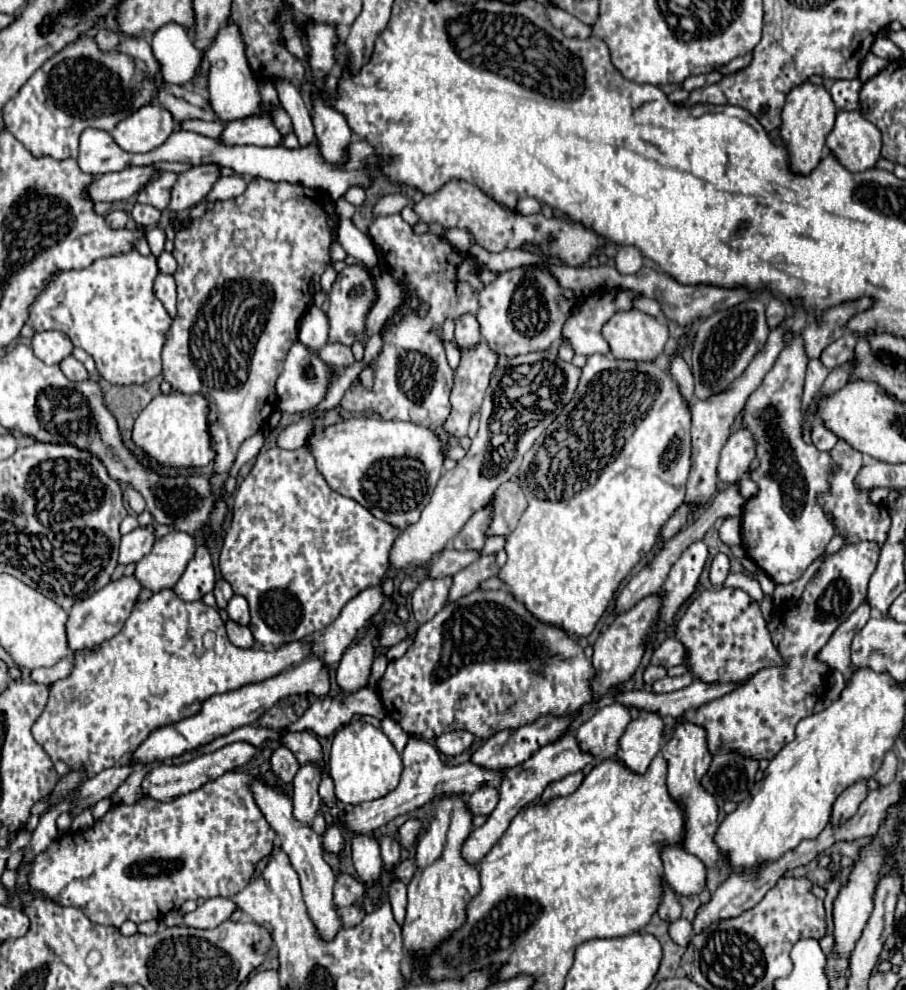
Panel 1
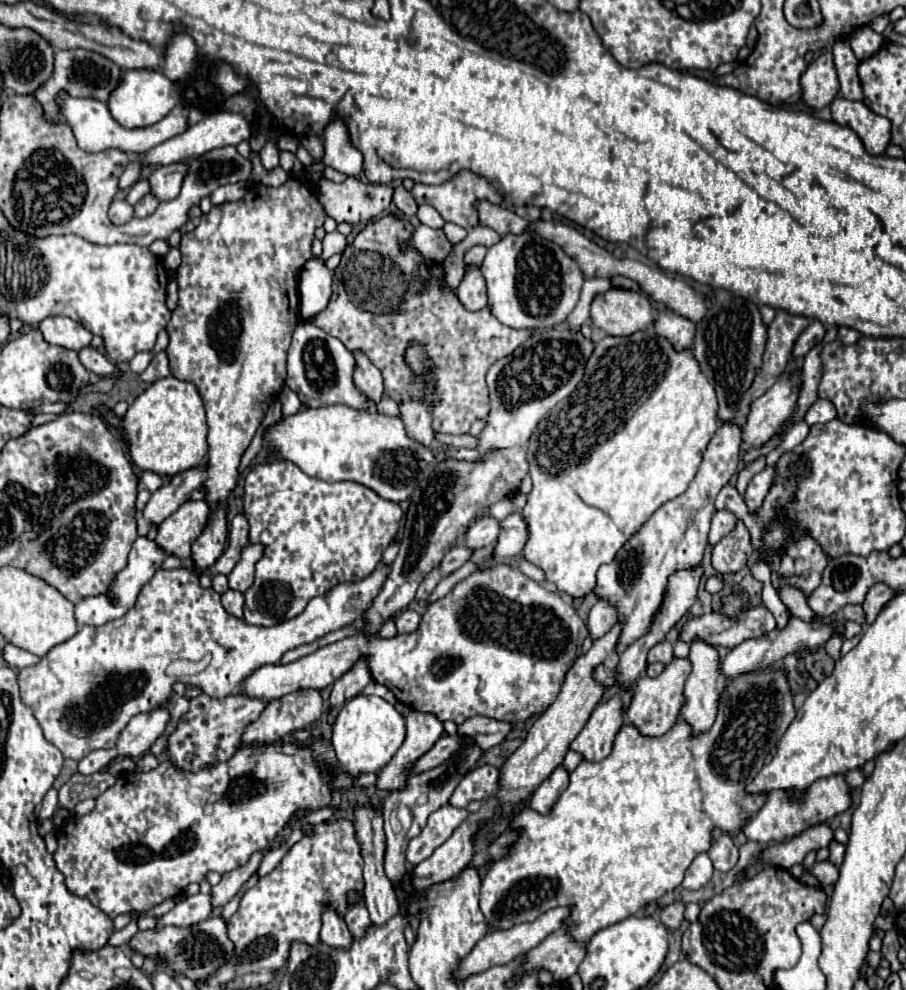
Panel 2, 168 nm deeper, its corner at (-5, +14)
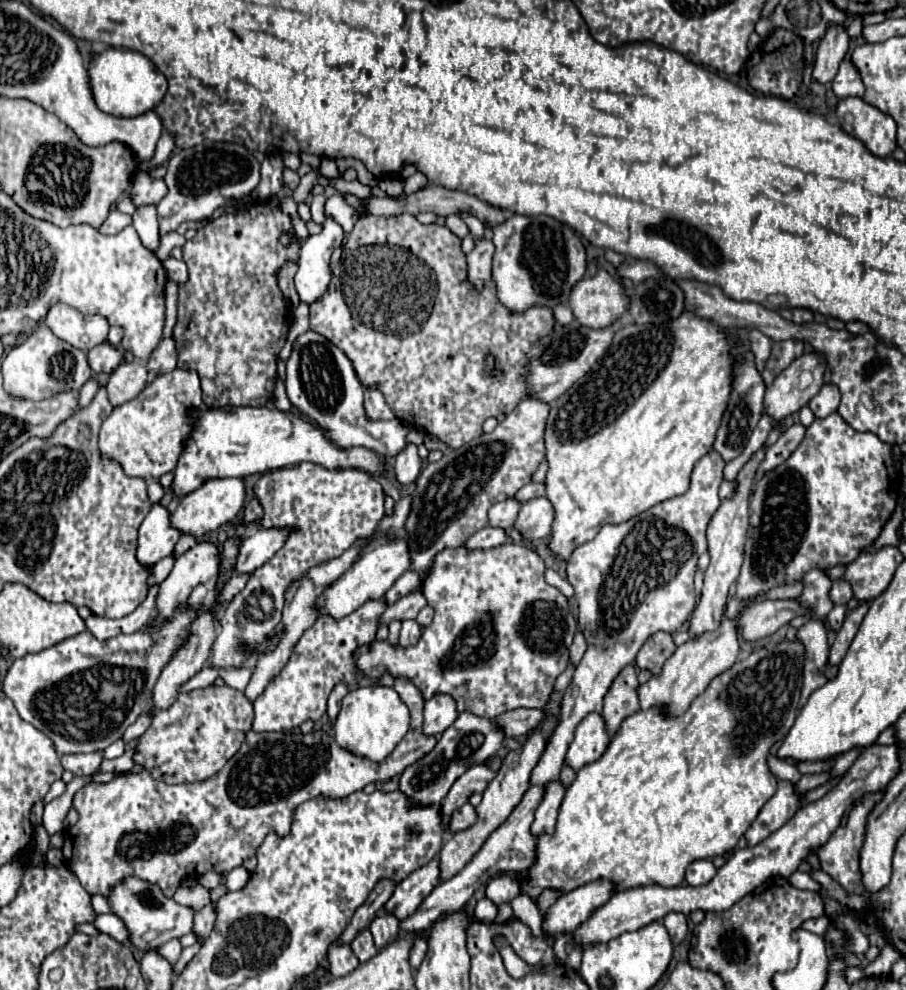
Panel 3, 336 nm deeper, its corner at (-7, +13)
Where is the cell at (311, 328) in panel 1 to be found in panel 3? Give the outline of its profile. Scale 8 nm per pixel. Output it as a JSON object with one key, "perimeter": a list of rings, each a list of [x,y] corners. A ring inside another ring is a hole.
{"perimeter":[[[326,216],[320,234],[310,234],[300,248],[298,272],[294,276],[294,286],[300,294],[300,300],[310,304],[314,298],[320,298],[330,284],[330,254],[342,244],[344,232],[342,226],[330,216]]]}

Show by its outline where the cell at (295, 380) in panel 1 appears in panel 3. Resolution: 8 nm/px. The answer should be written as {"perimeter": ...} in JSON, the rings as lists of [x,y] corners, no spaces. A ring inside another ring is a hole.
{"perimeter":[[[306,330],[304,334],[300,334],[294,344],[292,344],[292,354],[288,358],[286,364],[286,394],[290,398],[290,402],[294,404],[294,408],[298,412],[302,412],[308,420],[312,420],[314,424],[318,424],[326,438],[336,444],[338,448],[368,448],[374,450],[378,456],[390,460],[396,458],[404,448],[406,448],[406,434],[410,430],[410,426],[398,422],[398,418],[394,418],[394,422],[366,422],[366,414],[364,414],[364,390],[362,384],[358,382],[358,376],[354,374],[354,366],[352,362],[346,358],[346,354],[334,346],[330,340],[326,340],[322,334]]]}

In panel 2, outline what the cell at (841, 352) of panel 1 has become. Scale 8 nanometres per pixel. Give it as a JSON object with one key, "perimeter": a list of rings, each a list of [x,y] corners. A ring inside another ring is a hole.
{"perimeter":[[[840,327],[836,339],[840,343],[844,343],[844,345],[852,345],[852,343],[856,343],[860,339],[860,333],[856,329],[850,329],[850,327]]]}

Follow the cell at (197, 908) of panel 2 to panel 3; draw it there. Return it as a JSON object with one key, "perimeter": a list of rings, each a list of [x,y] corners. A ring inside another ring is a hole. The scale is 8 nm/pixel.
{"perimeter":[[[128,876],[122,882],[118,882],[108,898],[110,904],[110,912],[114,916],[118,916],[124,926],[128,928],[130,934],[130,944],[138,950],[148,950],[148,948],[156,948],[172,938],[180,938],[184,934],[192,932],[192,918],[194,918],[194,910],[184,908],[180,904],[176,904],[172,898],[164,896],[160,886]]]}

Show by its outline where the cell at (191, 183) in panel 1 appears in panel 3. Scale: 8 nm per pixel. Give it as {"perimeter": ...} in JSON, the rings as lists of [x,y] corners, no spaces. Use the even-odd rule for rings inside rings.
{"perimeter":[[[138,172],[132,184],[132,204],[138,206],[146,206],[146,204],[158,204],[164,196],[166,196],[166,184],[164,180],[154,180],[144,172]]]}

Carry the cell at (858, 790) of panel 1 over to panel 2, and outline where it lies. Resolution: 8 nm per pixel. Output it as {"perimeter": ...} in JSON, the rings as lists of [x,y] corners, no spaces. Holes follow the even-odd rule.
{"perimeter":[[[844,775],[826,777],[824,781],[816,781],[816,785],[812,785],[812,789],[808,789],[808,793],[804,793],[804,797],[788,797],[786,793],[772,791],[768,795],[764,807],[748,819],[742,833],[750,841],[758,841],[758,843],[782,841],[786,837],[798,835],[806,827],[826,823],[826,821],[834,819],[836,815],[846,813],[850,807],[852,807],[852,787],[848,785],[846,777]]]}

